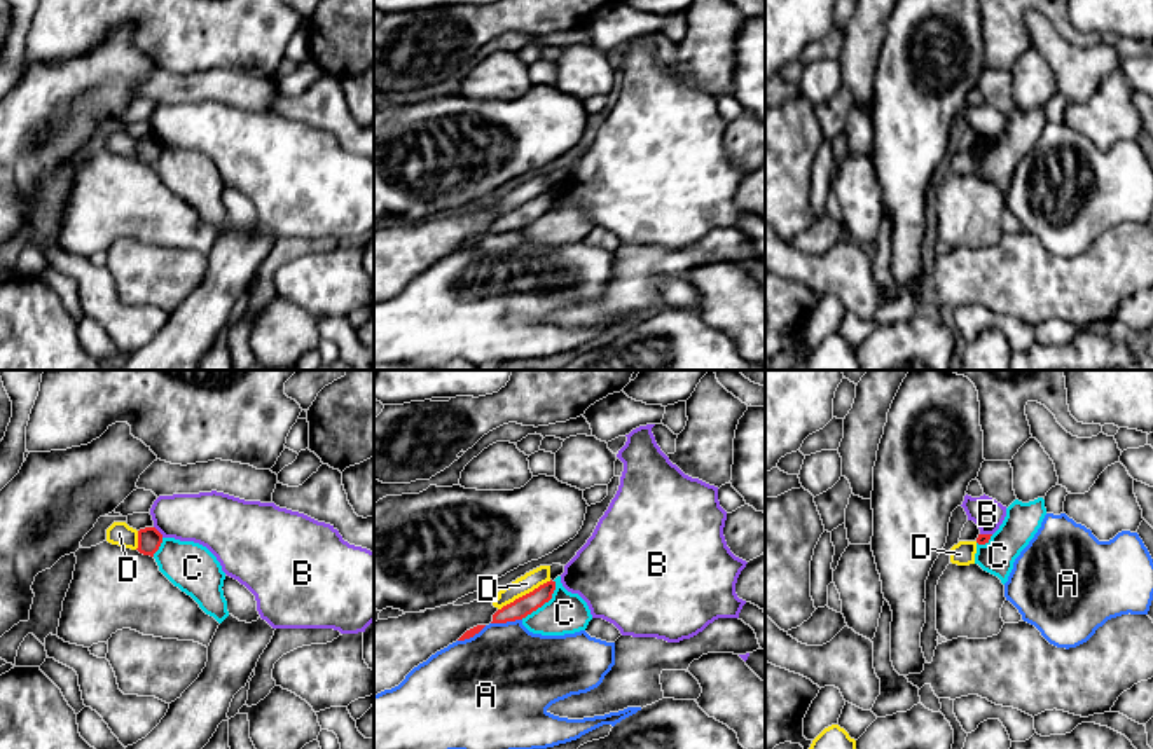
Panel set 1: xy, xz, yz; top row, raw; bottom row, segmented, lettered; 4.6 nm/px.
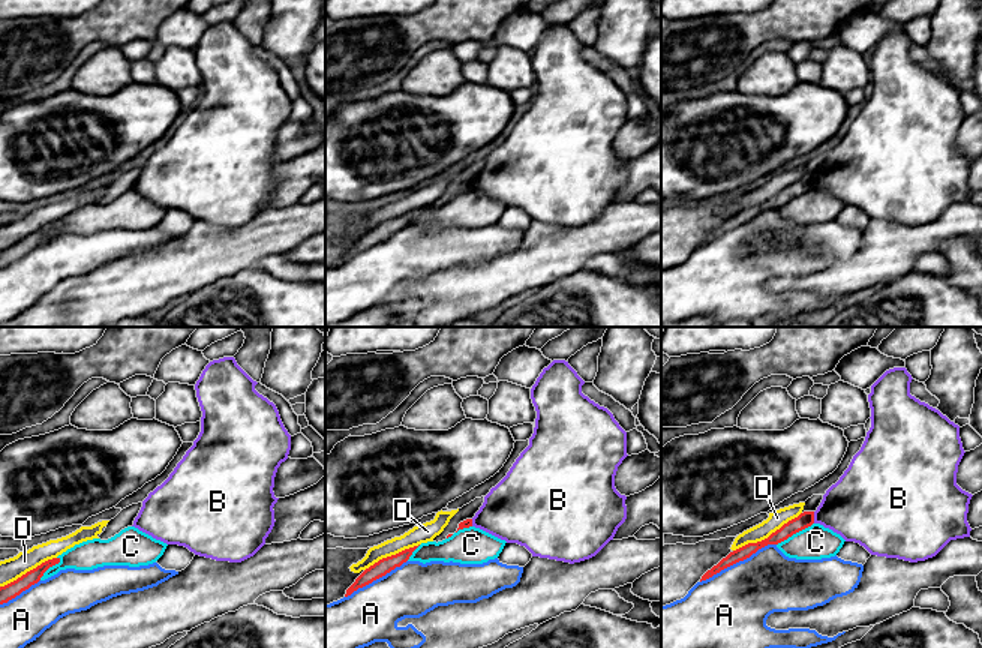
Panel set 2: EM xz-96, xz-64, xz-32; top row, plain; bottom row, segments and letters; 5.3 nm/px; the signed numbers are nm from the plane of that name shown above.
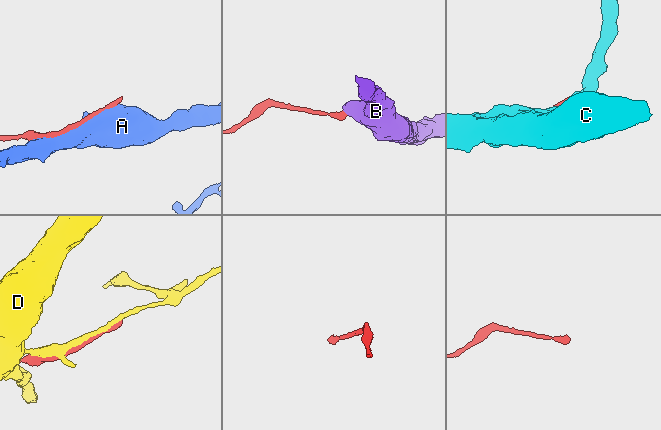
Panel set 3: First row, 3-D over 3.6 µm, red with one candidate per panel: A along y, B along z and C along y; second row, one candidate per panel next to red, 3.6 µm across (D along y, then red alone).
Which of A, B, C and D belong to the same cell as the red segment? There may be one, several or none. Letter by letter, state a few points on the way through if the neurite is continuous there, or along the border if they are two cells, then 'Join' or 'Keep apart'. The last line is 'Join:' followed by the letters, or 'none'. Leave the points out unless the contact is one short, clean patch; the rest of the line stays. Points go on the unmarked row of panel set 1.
A: Keep apart
B: Boundary: xy (154, 135), (163, 145). Keep apart
C: Keep apart
D: Keep apart
Join: none

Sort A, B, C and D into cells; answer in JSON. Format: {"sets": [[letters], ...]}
{"sets": [["A"], ["B"], ["C"], ["D"]]}

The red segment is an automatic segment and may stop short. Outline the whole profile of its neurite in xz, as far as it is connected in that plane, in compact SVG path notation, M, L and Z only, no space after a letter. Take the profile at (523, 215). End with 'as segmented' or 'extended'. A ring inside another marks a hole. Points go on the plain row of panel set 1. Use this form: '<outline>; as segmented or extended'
M552 189L540 194L533 201L498 218L493 223L491 232L507 232L526 227L528 223L542 216L545 211L549 211L552 208L554 199L556 199L556 190Z; as segmented

